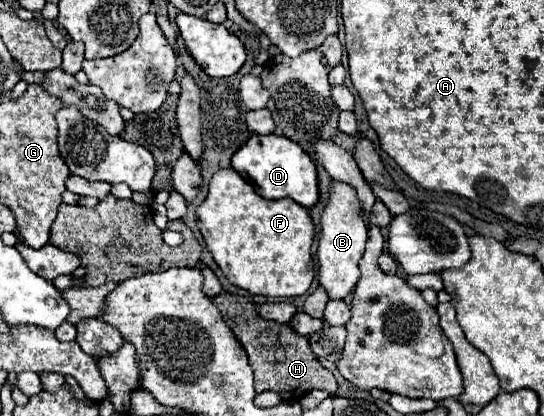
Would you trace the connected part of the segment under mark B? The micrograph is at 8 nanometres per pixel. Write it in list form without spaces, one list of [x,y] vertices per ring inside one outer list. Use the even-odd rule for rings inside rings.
[[[333,183],[331,199],[321,215],[321,239],[317,249],[319,259],[319,283],[327,291],[329,299],[345,299],[353,287],[357,285],[361,273],[359,273],[359,259],[365,251],[367,241],[367,223],[363,217],[361,203],[355,195],[355,189],[347,183]]]

